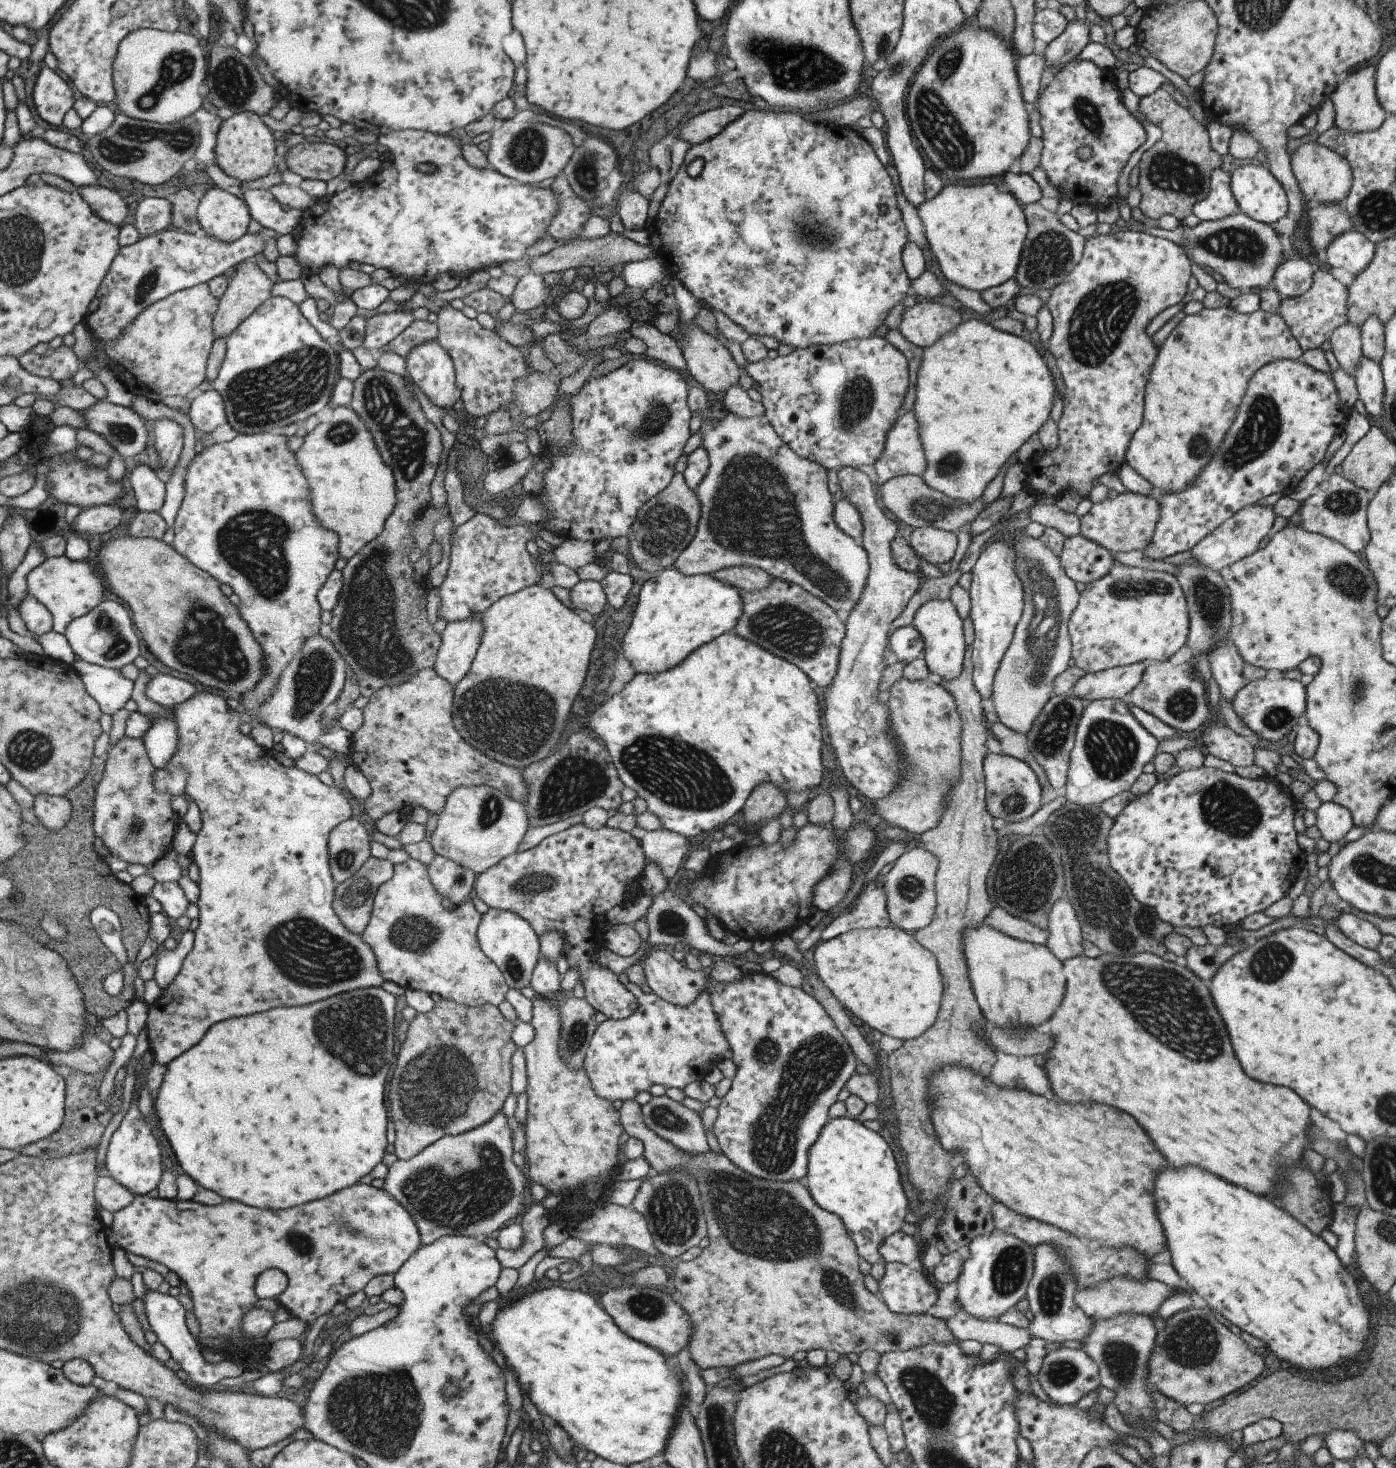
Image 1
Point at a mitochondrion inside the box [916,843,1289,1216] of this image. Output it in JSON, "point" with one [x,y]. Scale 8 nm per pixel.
{"point":[1165,1004]}

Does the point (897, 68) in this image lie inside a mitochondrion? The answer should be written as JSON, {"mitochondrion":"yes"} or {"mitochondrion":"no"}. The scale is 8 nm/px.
{"mitochondrion":"yes"}

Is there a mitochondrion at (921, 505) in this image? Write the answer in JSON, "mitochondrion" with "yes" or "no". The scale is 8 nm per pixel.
{"mitochondrion":"yes"}

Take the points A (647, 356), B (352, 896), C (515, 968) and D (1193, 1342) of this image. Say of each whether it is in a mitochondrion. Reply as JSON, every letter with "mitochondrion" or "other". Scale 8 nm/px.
{"A":"other","B":"mitochondrion","C":"mitochondrion","D":"mitochondrion"}

